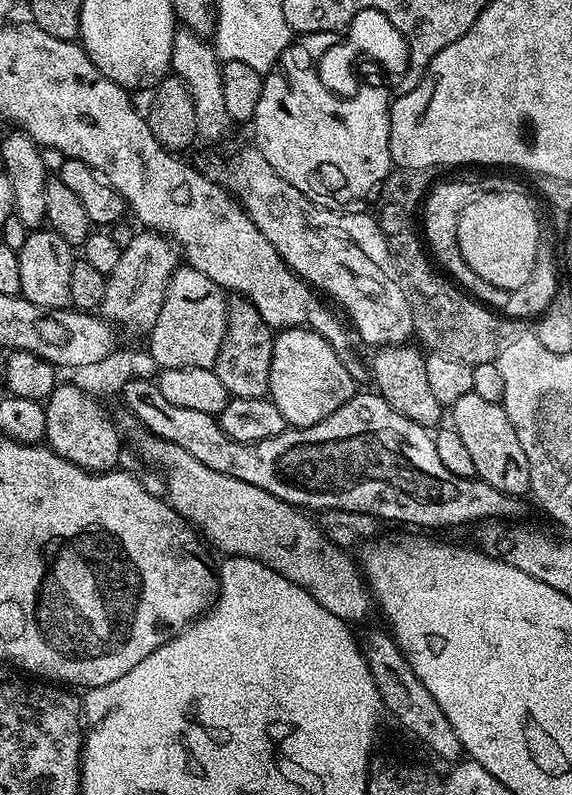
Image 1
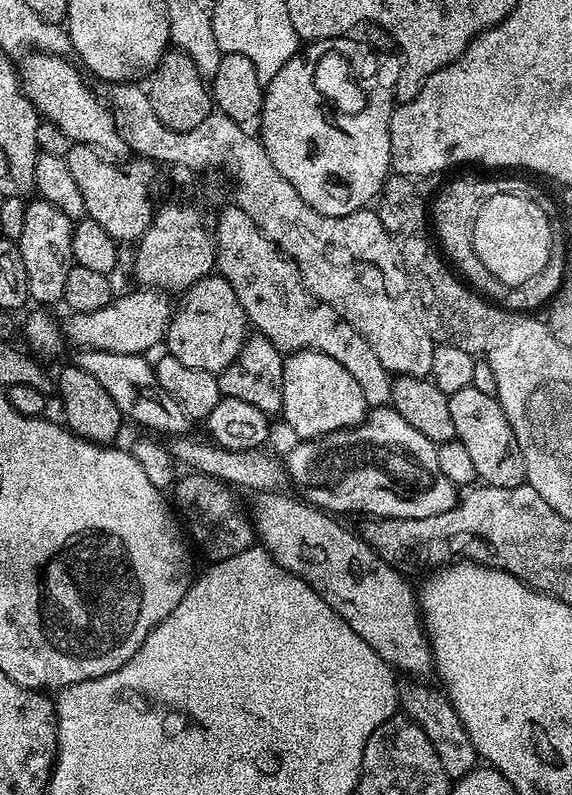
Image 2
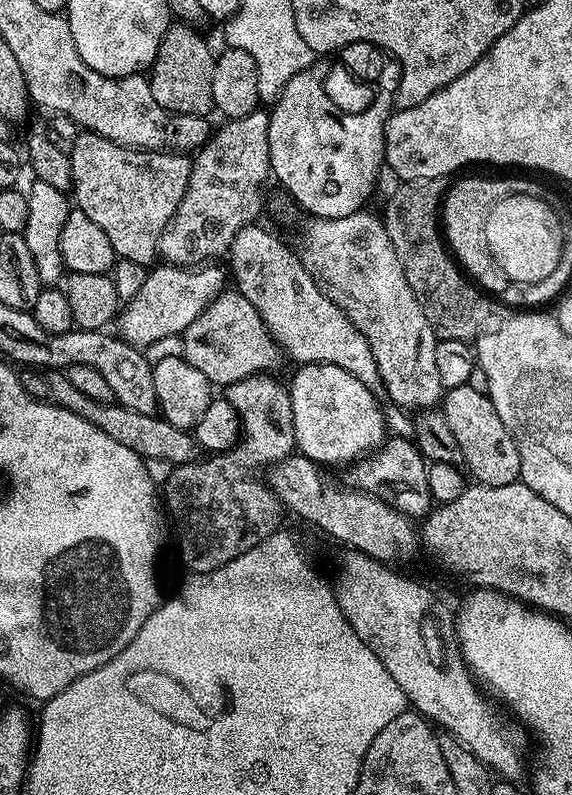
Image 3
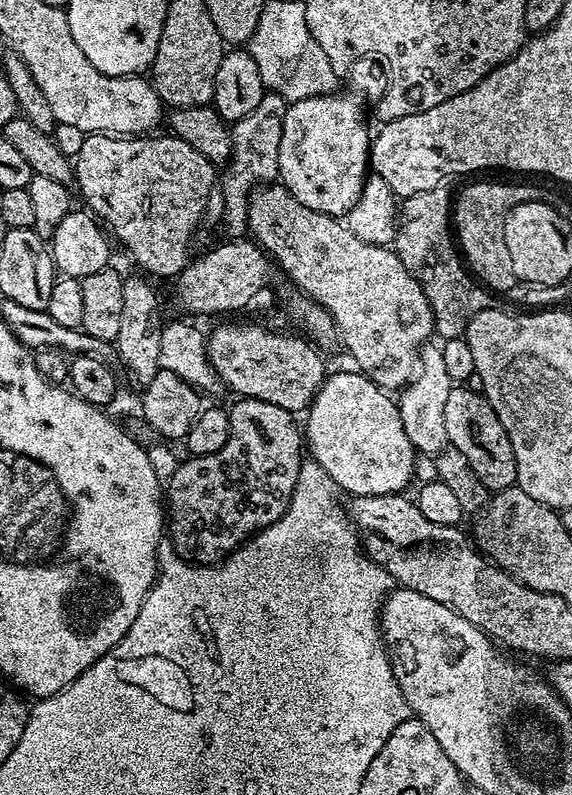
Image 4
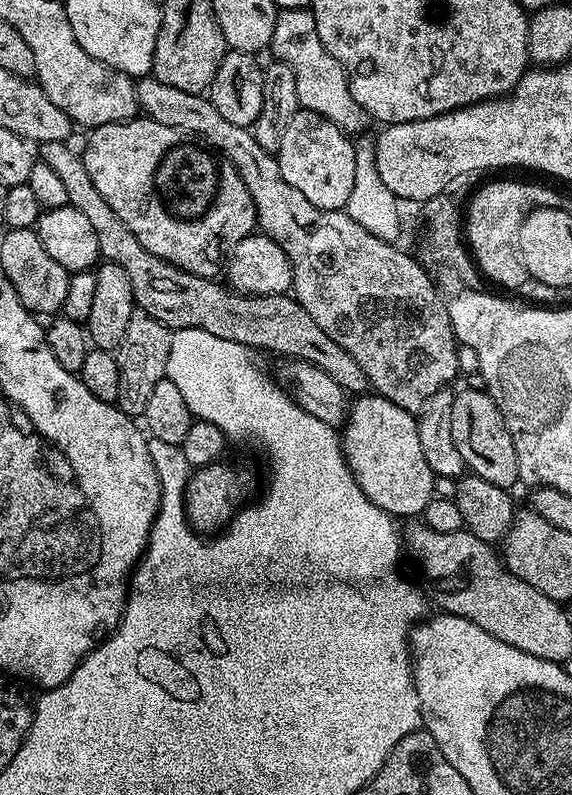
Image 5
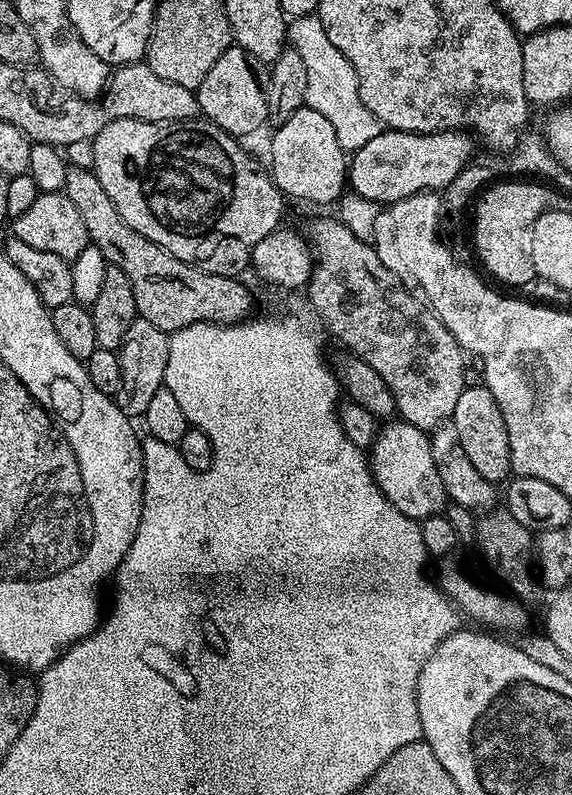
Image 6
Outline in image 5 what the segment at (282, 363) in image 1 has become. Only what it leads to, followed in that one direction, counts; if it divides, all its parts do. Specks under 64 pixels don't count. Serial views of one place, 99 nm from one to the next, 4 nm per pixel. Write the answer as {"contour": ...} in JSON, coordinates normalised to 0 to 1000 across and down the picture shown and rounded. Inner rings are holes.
{"contour":[[[629,496],[621,499],[619,507],[610,512],[608,527],[598,535],[601,575],[619,596],[619,601],[626,606],[626,611],[633,616],[633,621],[640,621],[647,626],[647,631],[654,631],[654,636],[661,636],[671,644],[680,644],[687,652],[701,652],[699,649],[720,649],[713,652],[733,650],[740,645],[743,636],[759,628],[760,619],[755,618],[760,616],[762,609],[766,609],[766,600],[755,595],[752,586],[745,586],[745,576],[738,576],[738,561],[731,557],[727,530],[729,525],[722,519],[712,518],[703,511],[696,511],[689,506],[682,506],[673,498],[663,496]]]}

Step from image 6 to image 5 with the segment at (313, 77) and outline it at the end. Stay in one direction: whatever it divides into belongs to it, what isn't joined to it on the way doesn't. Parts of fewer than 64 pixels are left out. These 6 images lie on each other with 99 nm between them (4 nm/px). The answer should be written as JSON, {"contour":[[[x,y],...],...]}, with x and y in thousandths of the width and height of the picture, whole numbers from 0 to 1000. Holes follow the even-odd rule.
{"contour":[[[498,10],[484,14],[472,65],[514,91],[526,137],[556,142],[610,169],[631,167],[645,160],[647,148],[633,138],[633,133],[619,128],[619,118],[612,118],[608,92],[587,77],[584,68],[566,62],[563,48],[556,48],[556,33],[544,13]]]}

